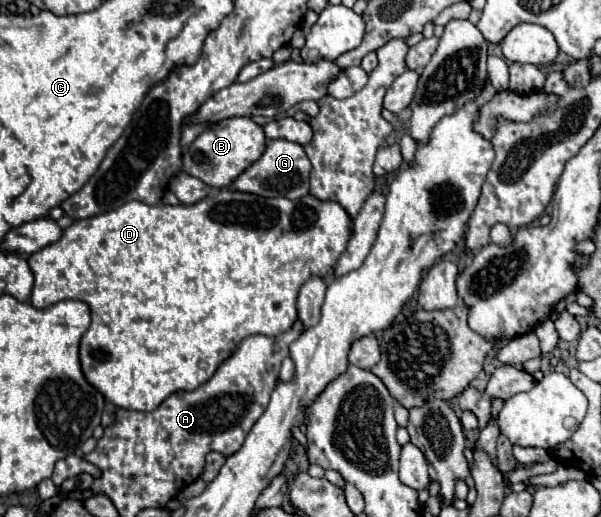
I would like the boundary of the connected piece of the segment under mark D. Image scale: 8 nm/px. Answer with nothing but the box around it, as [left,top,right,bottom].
[27,188,351,410]

